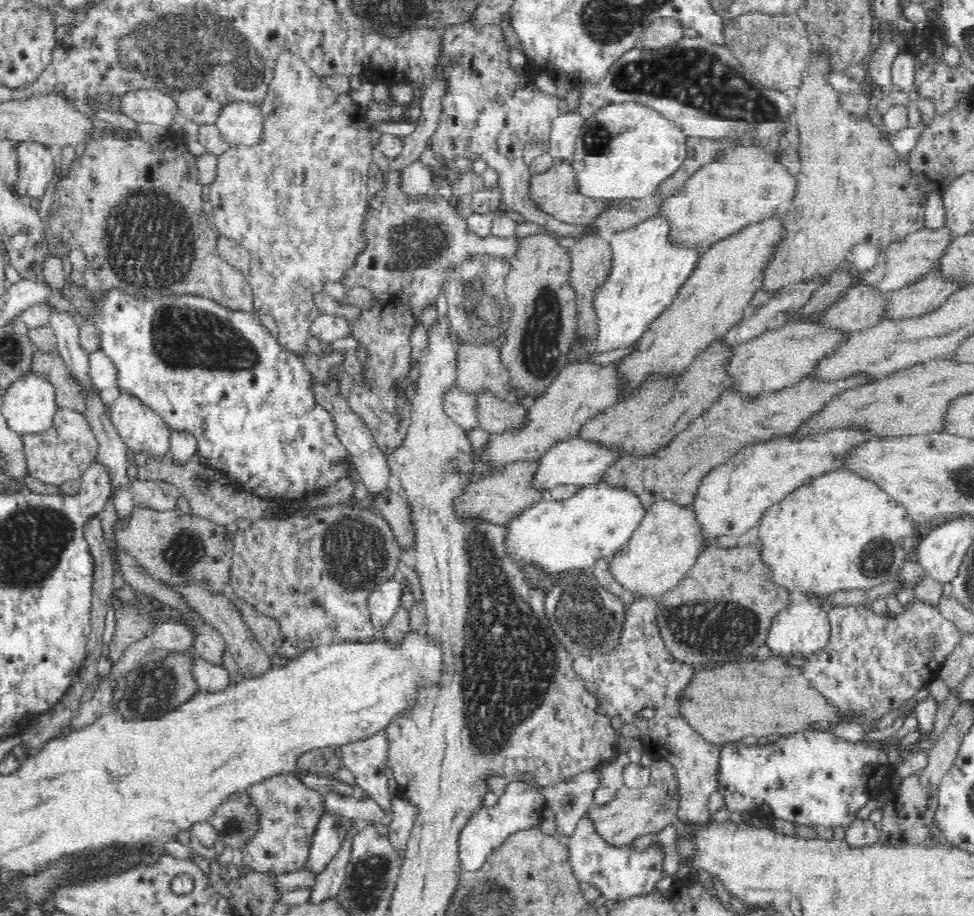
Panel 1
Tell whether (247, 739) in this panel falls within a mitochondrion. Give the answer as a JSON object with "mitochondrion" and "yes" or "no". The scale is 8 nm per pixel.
{"mitochondrion":"no"}

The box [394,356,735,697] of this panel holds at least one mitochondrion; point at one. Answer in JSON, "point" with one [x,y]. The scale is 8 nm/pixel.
{"point":[589,622]}

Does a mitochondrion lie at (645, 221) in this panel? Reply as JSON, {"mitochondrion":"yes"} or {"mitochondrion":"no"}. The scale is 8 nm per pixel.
{"mitochondrion":"no"}

